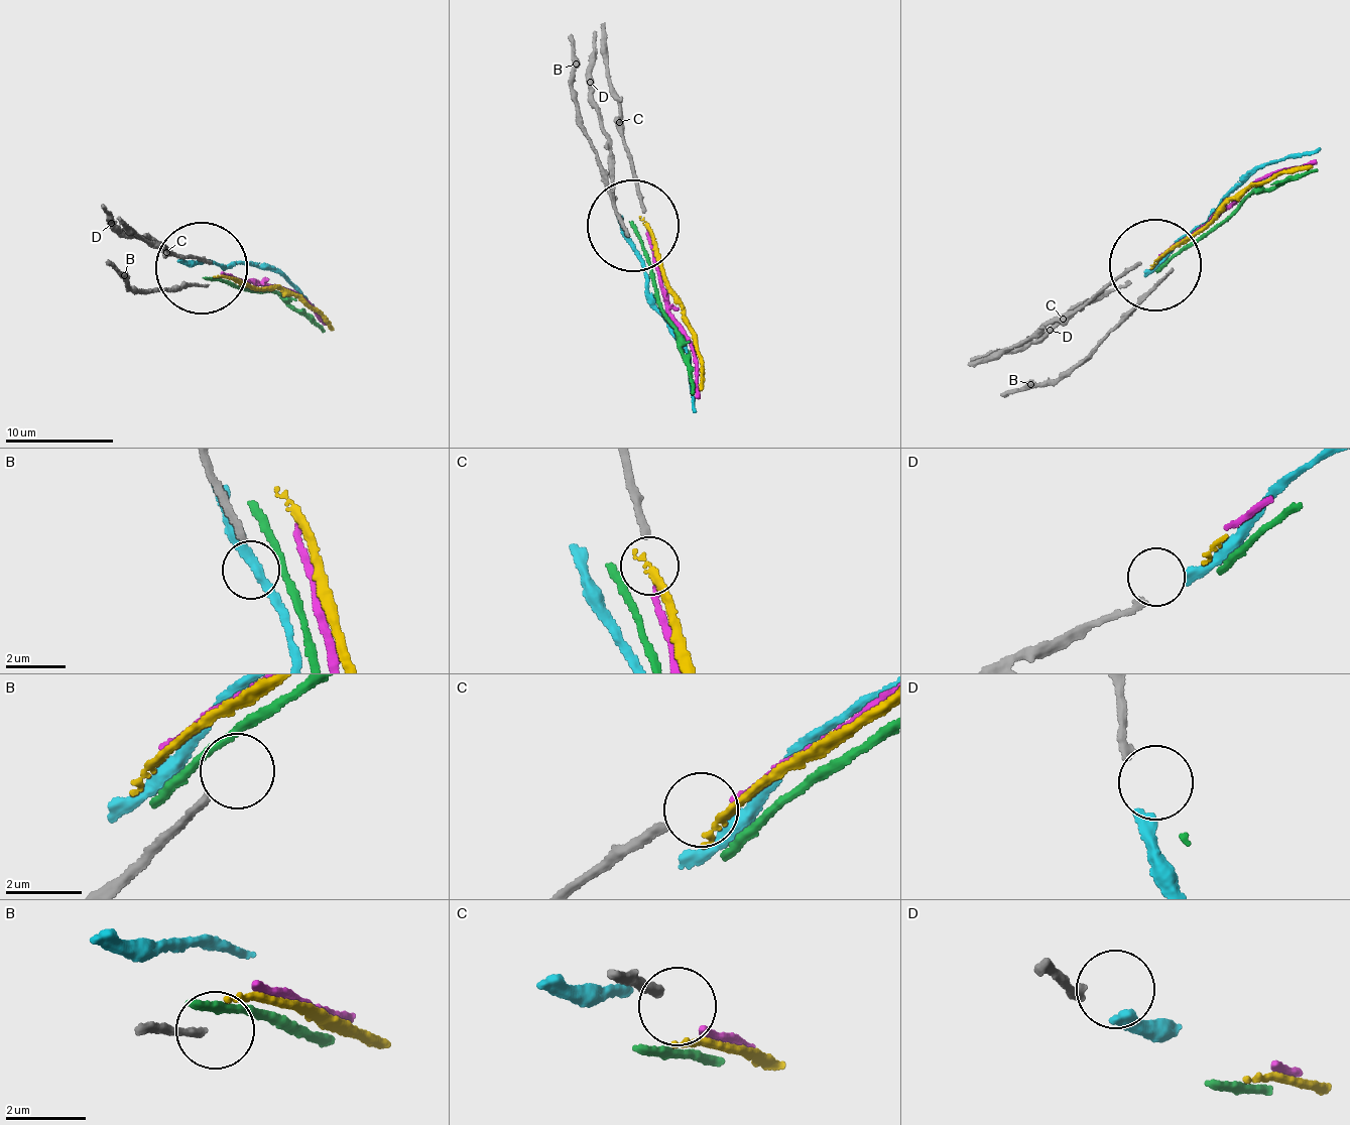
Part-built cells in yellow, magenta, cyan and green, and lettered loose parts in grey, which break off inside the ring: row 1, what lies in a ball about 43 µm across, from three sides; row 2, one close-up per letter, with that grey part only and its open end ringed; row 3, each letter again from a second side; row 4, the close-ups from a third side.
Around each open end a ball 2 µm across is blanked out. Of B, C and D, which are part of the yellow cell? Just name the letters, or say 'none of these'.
none of these

